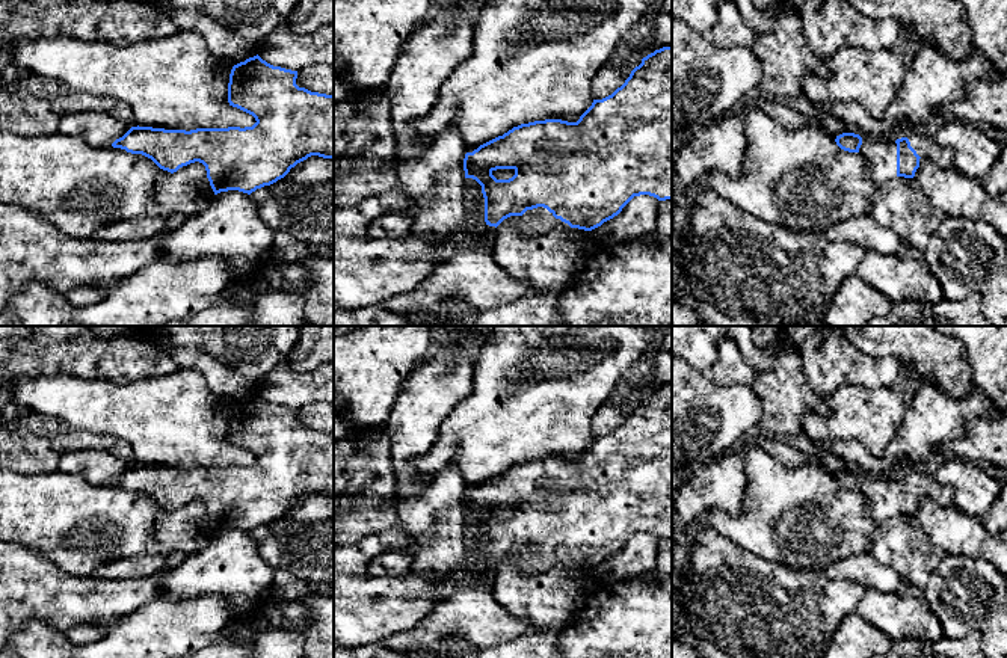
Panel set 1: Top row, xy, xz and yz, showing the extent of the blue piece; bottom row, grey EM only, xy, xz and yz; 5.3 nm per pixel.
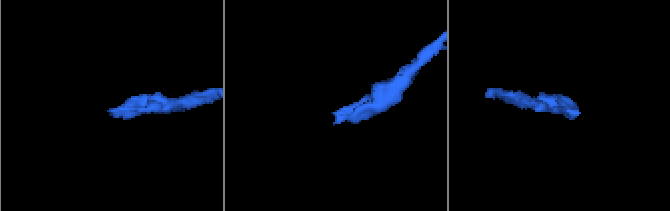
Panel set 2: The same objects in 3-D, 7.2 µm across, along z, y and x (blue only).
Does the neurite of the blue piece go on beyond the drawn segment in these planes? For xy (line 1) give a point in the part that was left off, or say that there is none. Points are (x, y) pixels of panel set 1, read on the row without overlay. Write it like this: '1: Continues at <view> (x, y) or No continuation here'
1: No continuation here

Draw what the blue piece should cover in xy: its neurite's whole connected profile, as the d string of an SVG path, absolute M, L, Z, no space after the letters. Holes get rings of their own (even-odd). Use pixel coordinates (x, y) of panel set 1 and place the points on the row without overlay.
M258 392L233 404L228 441L255 456L252 465L165 468L131 465L112 484L151 497L171 512L190 501L205 504L214 533L257 527L284 516L291 506L311 494L334 497L334 433L311 430L296 423L297 409L273 404Z

